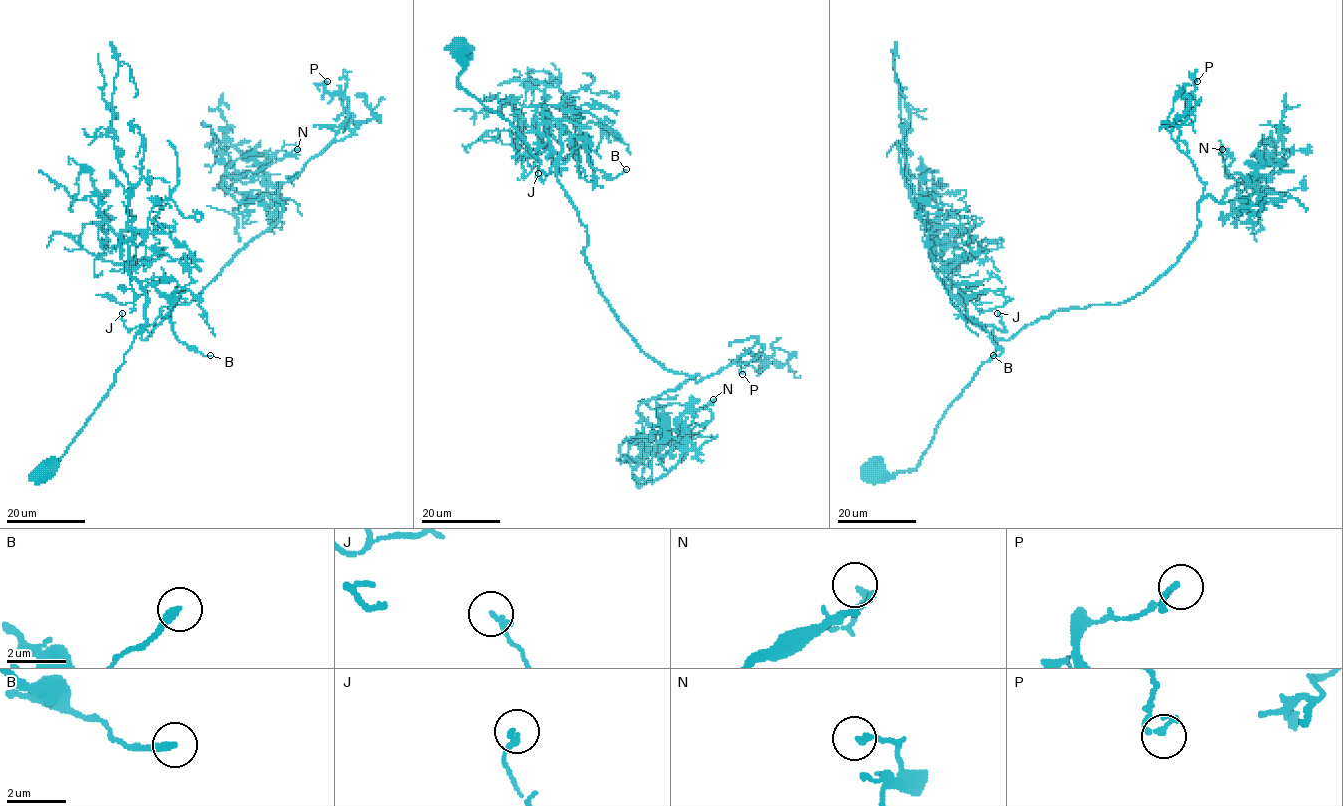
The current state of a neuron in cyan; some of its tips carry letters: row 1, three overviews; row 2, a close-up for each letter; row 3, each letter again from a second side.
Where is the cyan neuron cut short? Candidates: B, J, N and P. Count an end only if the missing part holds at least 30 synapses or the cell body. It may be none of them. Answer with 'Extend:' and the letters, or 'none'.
Extend: none

